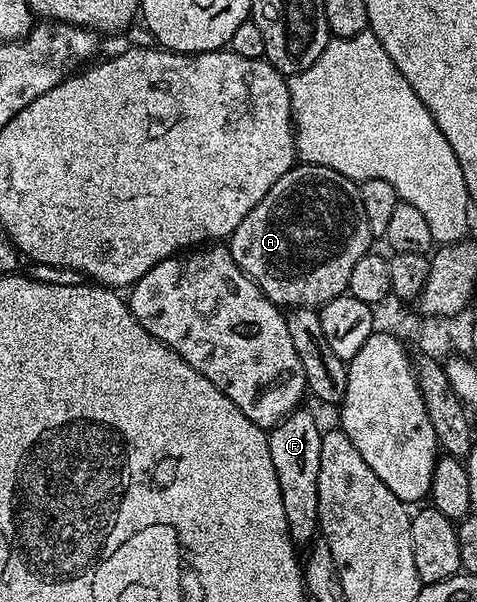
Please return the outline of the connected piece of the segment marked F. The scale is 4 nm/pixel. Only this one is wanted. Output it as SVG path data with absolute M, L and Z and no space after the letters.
M299 407L274 426L268 433L268 451L272 455L272 467L276 467L276 479L280 483L280 500L284 503L284 519L288 519L288 531L295 546L306 547L319 536L318 480L320 479L320 443L323 430L318 421Z

